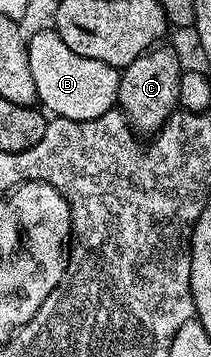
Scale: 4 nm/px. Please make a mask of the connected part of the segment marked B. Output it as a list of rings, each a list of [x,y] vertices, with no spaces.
[[[54,28],[38,31],[33,38],[27,39],[26,45],[36,97],[49,115],[85,122],[102,116],[116,106],[116,92],[120,83],[120,70],[117,67],[102,60],[90,60],[90,56],[78,56],[78,52],[66,48],[62,36],[58,36]]]

